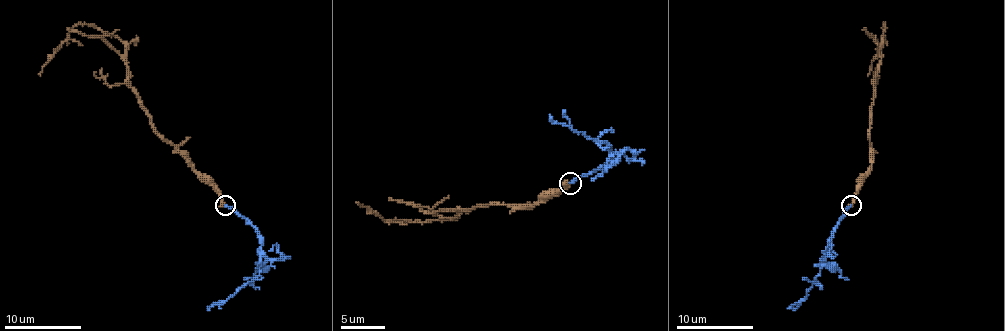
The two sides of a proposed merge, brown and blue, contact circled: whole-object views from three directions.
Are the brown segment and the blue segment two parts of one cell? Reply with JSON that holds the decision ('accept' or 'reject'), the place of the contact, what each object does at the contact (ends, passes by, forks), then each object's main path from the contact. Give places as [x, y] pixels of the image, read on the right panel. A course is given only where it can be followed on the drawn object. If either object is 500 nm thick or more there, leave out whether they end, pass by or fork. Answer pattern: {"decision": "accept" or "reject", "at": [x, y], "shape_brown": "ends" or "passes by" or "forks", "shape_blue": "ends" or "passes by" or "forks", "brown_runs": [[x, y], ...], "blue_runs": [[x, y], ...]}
{"decision": "reject", "at": [851, 205], "shape_brown": "ends", "shape_blue": "ends", "brown_runs": [[850, 206], [858, 179], [872, 164], [870, 116], [881, 59], [879, 47], [883, 24], [883, 43], [868, 76]], "blue_runs": [[850, 204], [831, 233], [827, 256], [820, 274], [799, 304], [791, 306]]}

